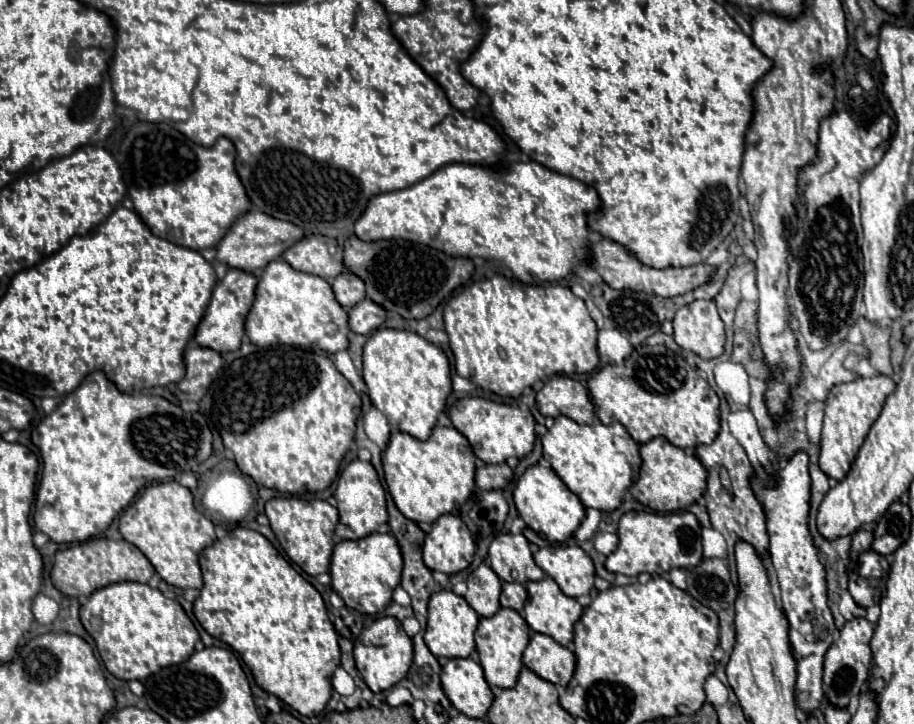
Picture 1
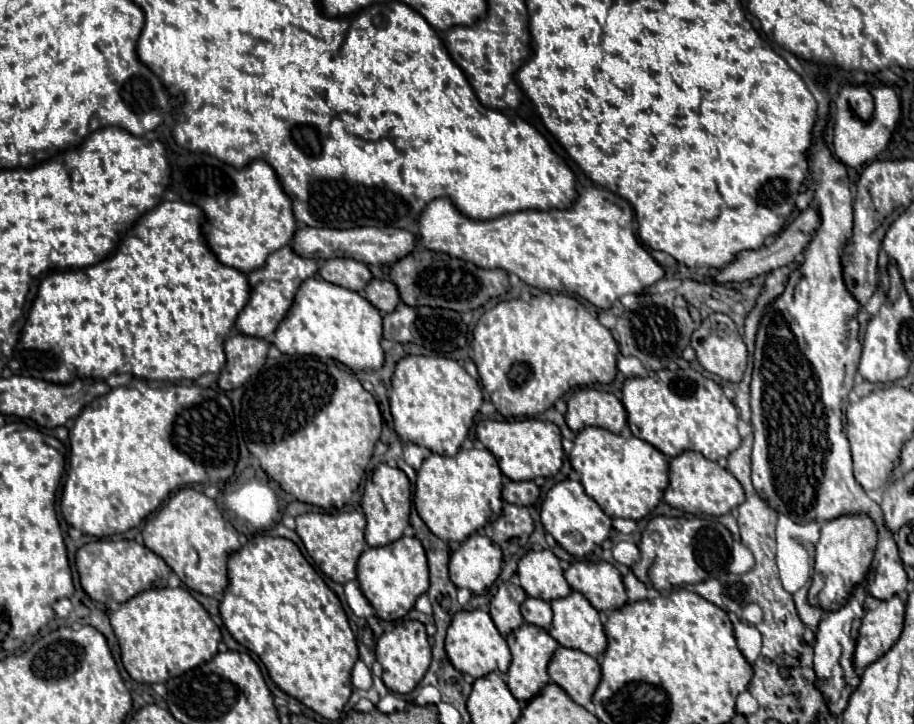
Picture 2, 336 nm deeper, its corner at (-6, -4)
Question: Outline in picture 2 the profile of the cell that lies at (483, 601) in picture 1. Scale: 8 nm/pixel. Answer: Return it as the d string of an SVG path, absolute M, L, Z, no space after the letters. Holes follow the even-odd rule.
M516 581L500 583L496 597L490 603L490 615L500 631L502 637L510 635L514 629L518 629L524 623L524 617L520 613L520 605L526 599L526 591Z

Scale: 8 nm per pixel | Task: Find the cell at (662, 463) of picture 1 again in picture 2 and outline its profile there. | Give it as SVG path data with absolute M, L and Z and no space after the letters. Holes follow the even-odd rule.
M686 451L674 459L670 459L670 485L664 493L664 501L680 511L692 513L692 515L726 515L732 509L736 509L746 499L742 485L738 479L718 463L706 459L702 453Z

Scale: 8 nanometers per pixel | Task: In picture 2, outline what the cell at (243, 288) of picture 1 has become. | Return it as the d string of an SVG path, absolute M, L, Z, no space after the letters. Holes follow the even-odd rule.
M286 245L286 247L278 249L276 253L272 253L266 259L266 265L262 269L256 269L248 275L250 301L246 303L246 307L238 315L236 329L244 335L250 335L250 337L262 337L262 339L270 337L276 331L278 323L286 317L288 309L292 307L298 287L306 279L314 277L316 273L318 273L318 261L300 257L298 253L294 253L294 249L290 245Z

